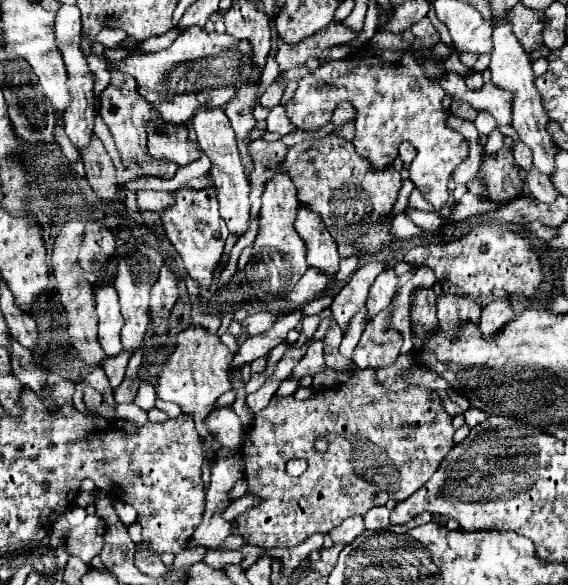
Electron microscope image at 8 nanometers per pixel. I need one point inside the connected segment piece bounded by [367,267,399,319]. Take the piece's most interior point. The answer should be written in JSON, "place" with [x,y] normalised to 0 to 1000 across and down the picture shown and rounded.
{"place":[674,494]}

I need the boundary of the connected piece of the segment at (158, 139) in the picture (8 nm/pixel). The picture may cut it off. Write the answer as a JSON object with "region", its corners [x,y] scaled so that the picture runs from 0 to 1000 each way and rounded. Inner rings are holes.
{"region":[[[294,210],[283,224],[273,214],[259,214],[259,238],[259,255],[273,272],[301,272],[315,282],[329,282],[354,265],[343,248],[329,241],[329,224],[319,217],[312,231],[305,210]]]}

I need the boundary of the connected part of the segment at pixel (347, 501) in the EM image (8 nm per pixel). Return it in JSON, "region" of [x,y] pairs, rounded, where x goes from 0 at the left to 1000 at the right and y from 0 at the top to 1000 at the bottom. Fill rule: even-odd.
{"region":[[[604,655],[600,662],[576,662],[576,672],[562,668],[540,685],[526,685],[516,675],[495,679],[495,685],[488,685],[491,679],[481,679],[474,692],[449,709],[449,723],[431,744],[435,750],[424,768],[424,785],[431,788],[431,822],[438,829],[435,846],[452,846],[460,860],[414,887],[421,911],[438,928],[456,935],[523,932],[551,911],[583,908],[611,884],[643,880],[653,867],[678,863],[688,850],[710,856],[755,822],[801,761],[794,713],[780,699],[773,675],[752,662],[685,672],[678,682],[653,682],[650,672],[650,665],[639,665],[636,679],[632,655]],[[607,723],[629,723],[632,730],[621,730],[621,737],[611,730],[607,747]],[[558,750],[579,754],[576,771],[565,774],[551,764]],[[516,781],[540,788],[540,805],[530,815],[509,815],[502,809],[502,791]]]}

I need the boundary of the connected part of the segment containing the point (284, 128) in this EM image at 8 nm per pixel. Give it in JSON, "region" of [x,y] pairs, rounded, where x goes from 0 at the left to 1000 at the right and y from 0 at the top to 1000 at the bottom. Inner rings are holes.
{"region":[[[484,179],[474,186],[474,200],[470,200],[470,224],[484,224],[491,231],[505,231],[516,224],[512,207],[502,197],[502,186],[495,179]]]}

